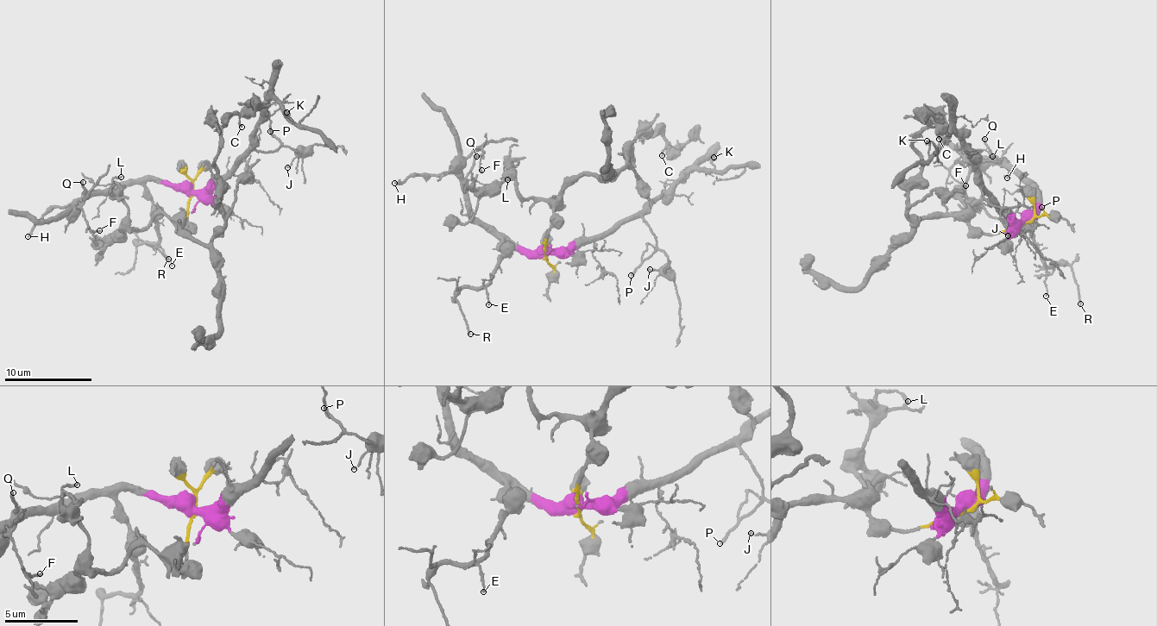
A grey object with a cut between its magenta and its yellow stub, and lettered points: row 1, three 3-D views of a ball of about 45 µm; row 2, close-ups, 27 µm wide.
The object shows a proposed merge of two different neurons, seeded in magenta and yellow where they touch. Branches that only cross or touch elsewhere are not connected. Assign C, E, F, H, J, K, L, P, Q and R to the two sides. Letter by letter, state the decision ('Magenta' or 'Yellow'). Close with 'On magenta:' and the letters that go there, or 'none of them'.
C: Yellow
E: Magenta
F: Magenta
H: Magenta
J: Magenta
K: Magenta
L: Yellow
P: Magenta
Q: Magenta
R: Magenta
On magenta: E, F, H, J, K, P, Q, R

